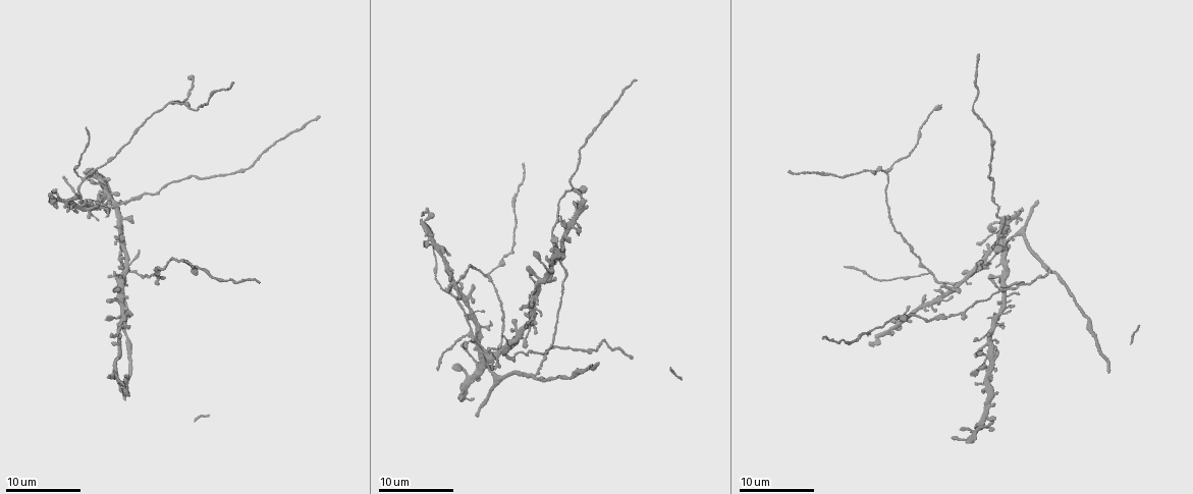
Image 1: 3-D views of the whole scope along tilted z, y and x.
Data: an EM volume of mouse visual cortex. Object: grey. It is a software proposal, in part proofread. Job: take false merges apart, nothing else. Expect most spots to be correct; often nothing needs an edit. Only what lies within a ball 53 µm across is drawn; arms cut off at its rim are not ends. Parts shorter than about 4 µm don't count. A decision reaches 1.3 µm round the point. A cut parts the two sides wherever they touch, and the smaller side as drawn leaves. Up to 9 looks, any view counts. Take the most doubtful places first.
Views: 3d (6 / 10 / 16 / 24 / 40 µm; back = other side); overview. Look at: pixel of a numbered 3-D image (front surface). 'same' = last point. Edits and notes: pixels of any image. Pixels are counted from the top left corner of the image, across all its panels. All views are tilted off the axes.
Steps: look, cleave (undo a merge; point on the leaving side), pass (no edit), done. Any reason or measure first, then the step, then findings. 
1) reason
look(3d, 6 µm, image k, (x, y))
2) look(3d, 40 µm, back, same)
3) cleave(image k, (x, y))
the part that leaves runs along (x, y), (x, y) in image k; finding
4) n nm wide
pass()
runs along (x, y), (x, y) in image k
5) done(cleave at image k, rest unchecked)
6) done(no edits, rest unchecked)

arms part here
look(3d, 10 µm, image 1, (931, 271))

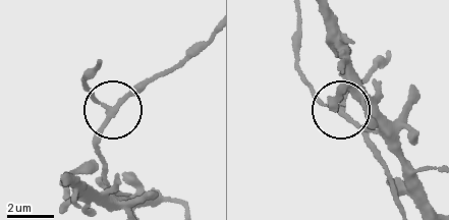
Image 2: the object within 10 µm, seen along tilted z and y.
side arm 14 µm; 3 arms
pass()
continuous, no second neuron

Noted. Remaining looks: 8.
four arms meet
look(3d, 10 µm, image 1, (471, 331))

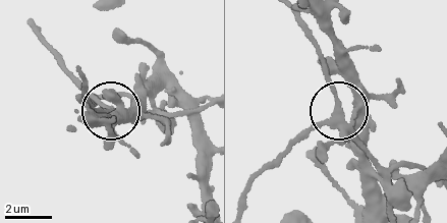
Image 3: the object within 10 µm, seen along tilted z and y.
4 arms
pass()
one neuron here

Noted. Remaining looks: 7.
side arm on a straight run
look(3d, 16 µm, image 1, (532, 377))

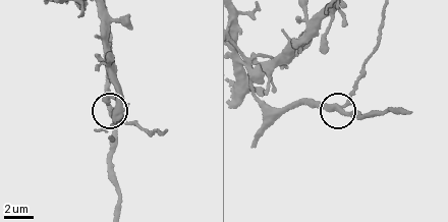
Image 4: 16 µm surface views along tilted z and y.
look(3d, 16 µm, back, image 4, (110, 115))

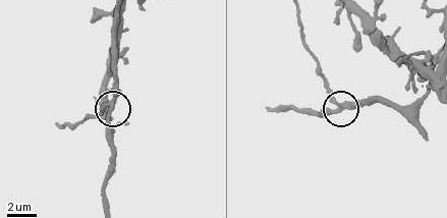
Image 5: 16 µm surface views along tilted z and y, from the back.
side arm 34 µm; 3 arms
pass()
continuous, no second neuron

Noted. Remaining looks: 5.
look(3d, 6 µm, image 1, (495, 351))

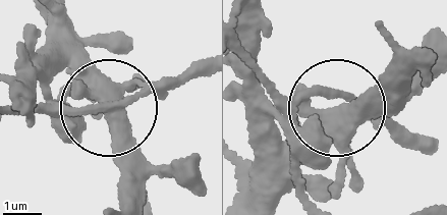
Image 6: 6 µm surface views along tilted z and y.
pass()
one neuron here

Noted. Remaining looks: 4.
done(no edits, rest unchecked)

